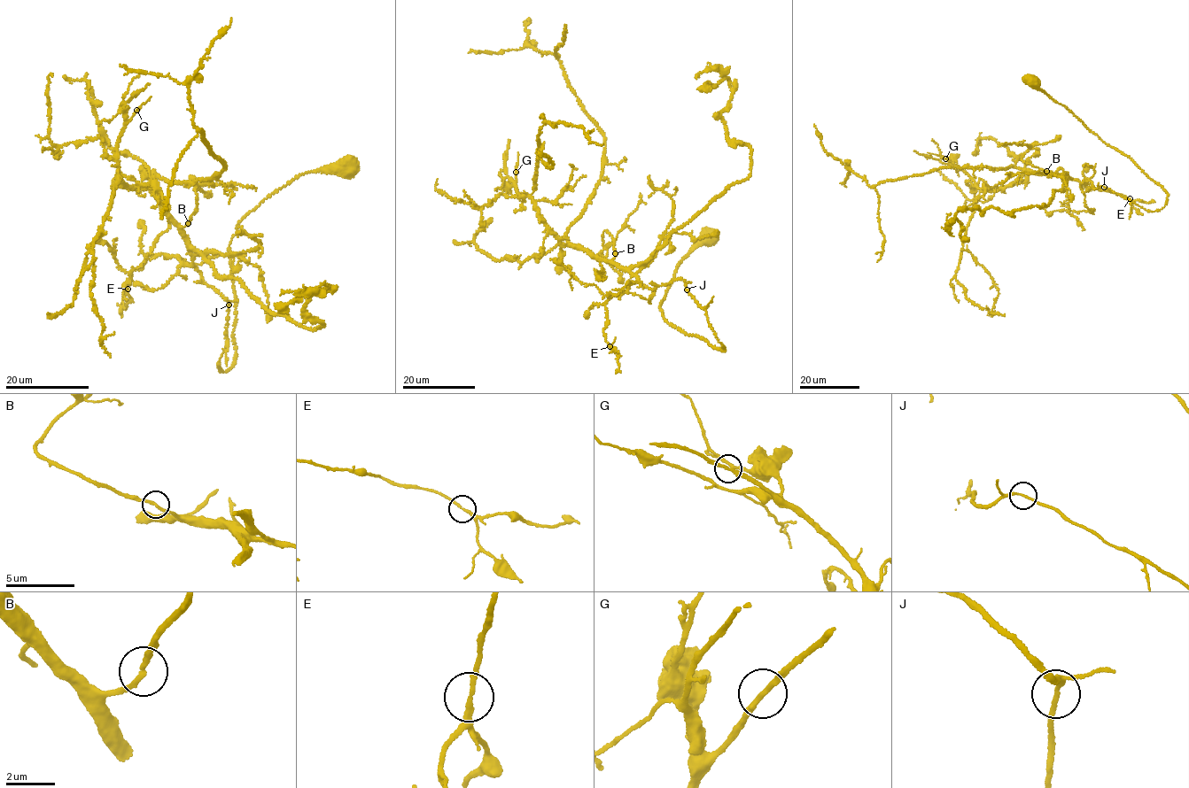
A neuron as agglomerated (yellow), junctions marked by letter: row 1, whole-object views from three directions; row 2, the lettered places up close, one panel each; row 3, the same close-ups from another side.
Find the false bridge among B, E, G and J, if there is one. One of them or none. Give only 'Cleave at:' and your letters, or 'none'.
Cleave at: none

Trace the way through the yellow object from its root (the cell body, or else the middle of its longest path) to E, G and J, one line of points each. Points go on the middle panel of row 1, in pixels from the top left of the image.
E: (705, 236), (659, 308), (668, 323), (724, 350), (679, 279), (652, 289), (633, 281), (610, 297), (610, 346)
G: (705, 236), (659, 308), (668, 323), (724, 350), (683, 280), (652, 289), (559, 243), (517, 192), (516, 172)
J: (705, 236), (679, 263), (659, 308), (668, 323), (724, 350), (709, 324), (705, 309), (687, 289)

